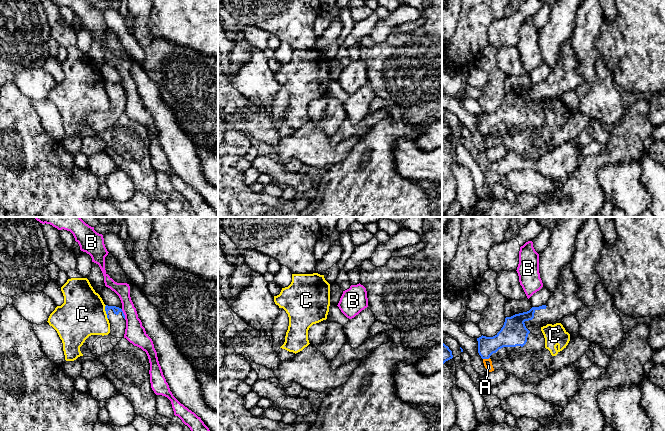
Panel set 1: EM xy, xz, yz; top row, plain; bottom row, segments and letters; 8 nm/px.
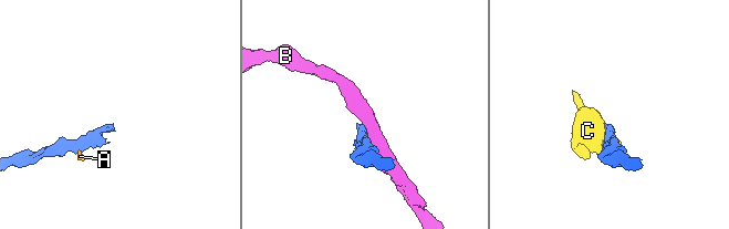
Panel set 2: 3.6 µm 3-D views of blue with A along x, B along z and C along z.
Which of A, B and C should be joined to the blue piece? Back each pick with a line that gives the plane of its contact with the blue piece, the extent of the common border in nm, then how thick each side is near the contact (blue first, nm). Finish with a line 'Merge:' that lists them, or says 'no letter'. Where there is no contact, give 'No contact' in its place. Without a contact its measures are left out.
Merge: no letter

